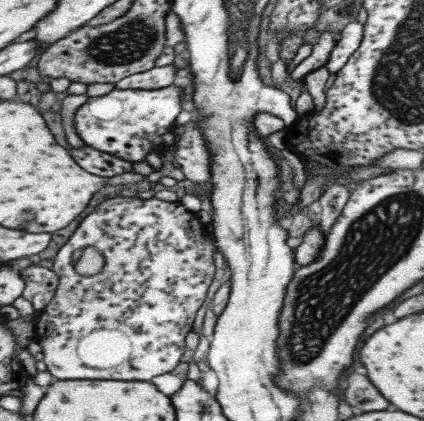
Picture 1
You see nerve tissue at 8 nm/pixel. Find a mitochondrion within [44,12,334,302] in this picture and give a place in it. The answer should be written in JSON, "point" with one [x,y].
{"point":[129,42]}

